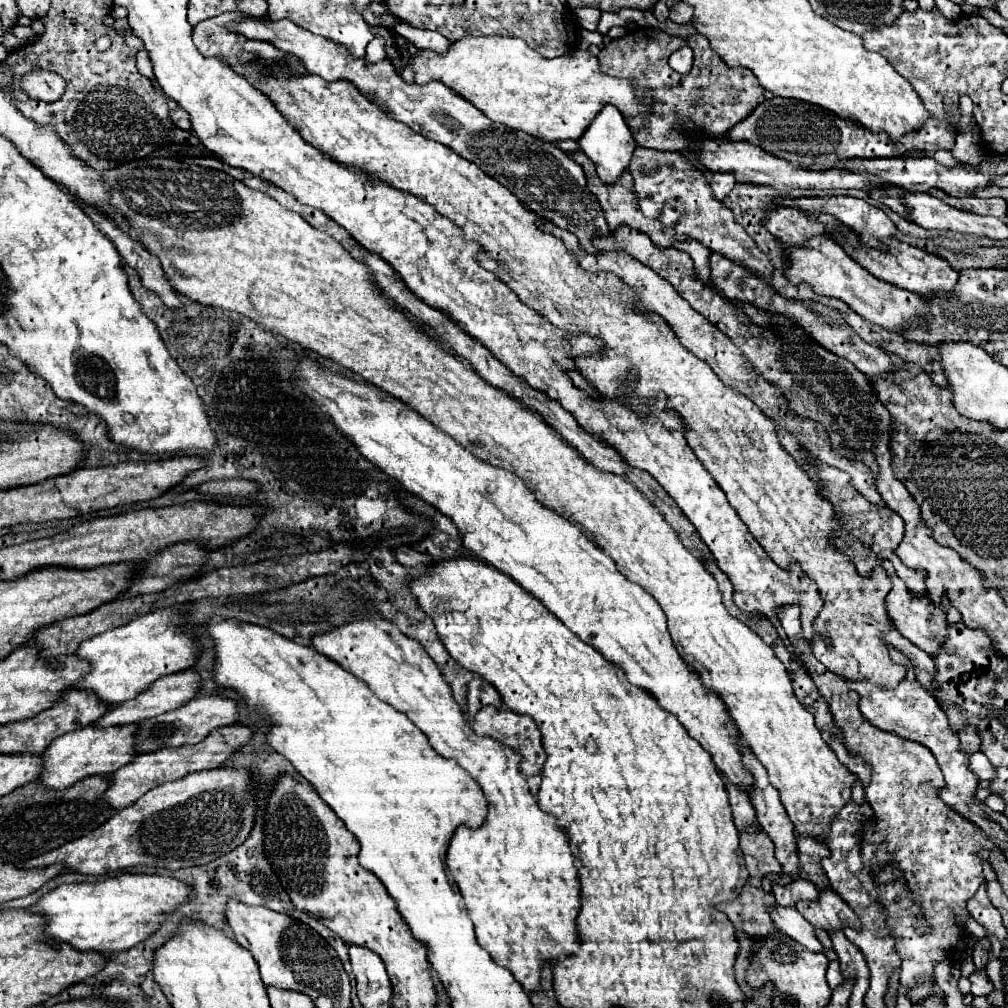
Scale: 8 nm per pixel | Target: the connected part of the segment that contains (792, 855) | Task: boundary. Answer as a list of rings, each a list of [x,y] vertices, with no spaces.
[[[739,745],[739,751],[741,751],[741,757],[743,757],[743,763],[747,767],[747,771],[751,773],[753,777],[753,785],[747,789],[747,795],[751,799],[751,805],[755,807],[757,811],[757,821],[759,821],[759,827],[771,837],[771,841],[775,843],[775,857],[777,861],[783,865],[783,871],[797,877],[797,871],[799,871],[799,861],[797,861],[797,845],[795,845],[795,829],[793,829],[793,823],[789,821],[781,801],[779,801],[779,793],[777,789],[769,783],[767,779],[767,771],[765,767],[757,761],[757,757],[751,753],[749,747],[745,745]]]

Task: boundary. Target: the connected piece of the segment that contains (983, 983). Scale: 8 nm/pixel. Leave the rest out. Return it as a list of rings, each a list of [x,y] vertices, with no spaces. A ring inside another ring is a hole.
[[[975,971],[969,977],[969,981],[971,981],[971,993],[973,995],[989,995],[993,991],[993,983],[989,983],[989,979],[987,979],[985,973],[977,973]]]

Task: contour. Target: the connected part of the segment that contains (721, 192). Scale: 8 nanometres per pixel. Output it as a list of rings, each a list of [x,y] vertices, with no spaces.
[[[717,173],[717,175],[711,177],[711,183],[709,185],[711,185],[713,197],[717,201],[723,201],[729,195],[729,191],[735,187],[735,179],[729,173]]]

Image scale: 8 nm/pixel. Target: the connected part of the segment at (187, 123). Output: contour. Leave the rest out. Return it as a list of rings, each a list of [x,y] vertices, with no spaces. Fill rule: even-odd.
[[[177,107],[177,109],[173,109],[169,115],[171,115],[171,121],[173,121],[177,127],[181,127],[181,129],[185,129],[185,131],[191,131],[191,117],[189,117],[189,113],[185,113],[185,109]]]

